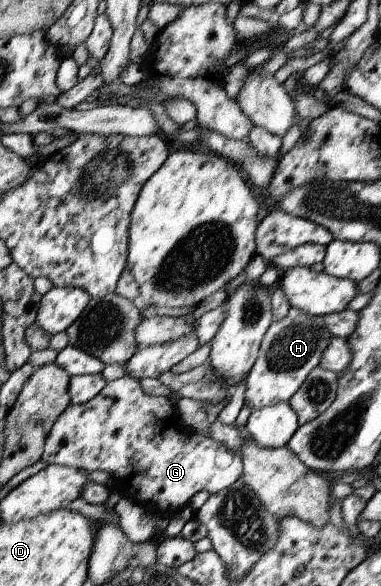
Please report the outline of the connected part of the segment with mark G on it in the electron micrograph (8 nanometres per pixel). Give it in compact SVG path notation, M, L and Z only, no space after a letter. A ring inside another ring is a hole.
M123 377L103 387L101 393L83 404L71 404L62 413L46 438L42 461L49 464L77 467L90 473L105 471L115 475L115 486L122 496L135 499L140 504L175 514L188 506L193 495L207 491L210 495L231 487L242 477L242 459L219 443L195 430L183 428L180 413L174 401L167 397L147 395L141 390L140 381Z

